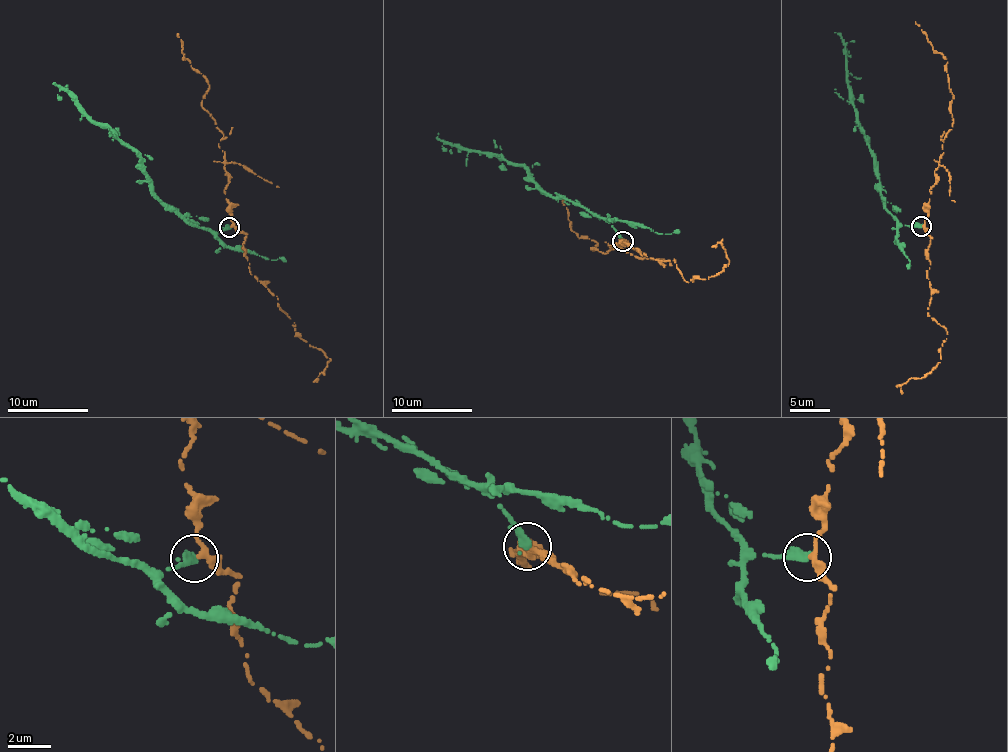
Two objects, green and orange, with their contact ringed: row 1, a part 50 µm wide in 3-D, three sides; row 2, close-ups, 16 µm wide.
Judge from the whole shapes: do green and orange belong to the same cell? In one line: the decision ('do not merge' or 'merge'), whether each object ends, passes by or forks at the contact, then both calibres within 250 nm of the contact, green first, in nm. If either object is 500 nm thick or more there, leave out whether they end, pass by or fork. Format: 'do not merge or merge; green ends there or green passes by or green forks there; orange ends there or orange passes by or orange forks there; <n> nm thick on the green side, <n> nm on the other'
do not merge; green ends there; orange passes by; 400 nm thick on the green side, 240 nm on the other

